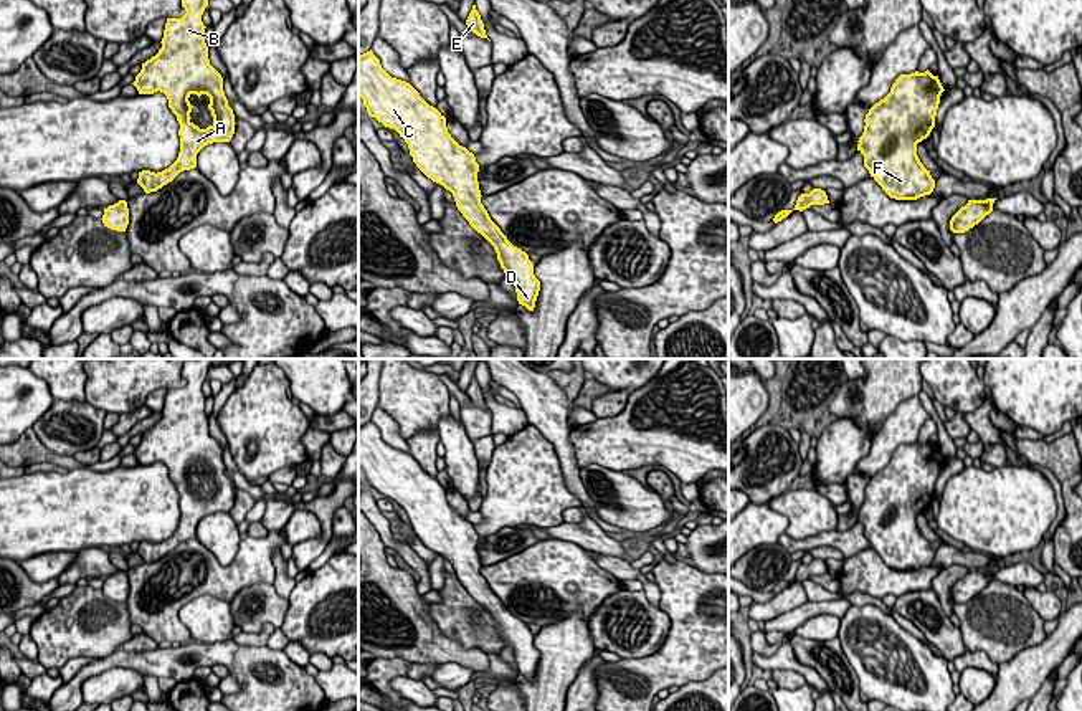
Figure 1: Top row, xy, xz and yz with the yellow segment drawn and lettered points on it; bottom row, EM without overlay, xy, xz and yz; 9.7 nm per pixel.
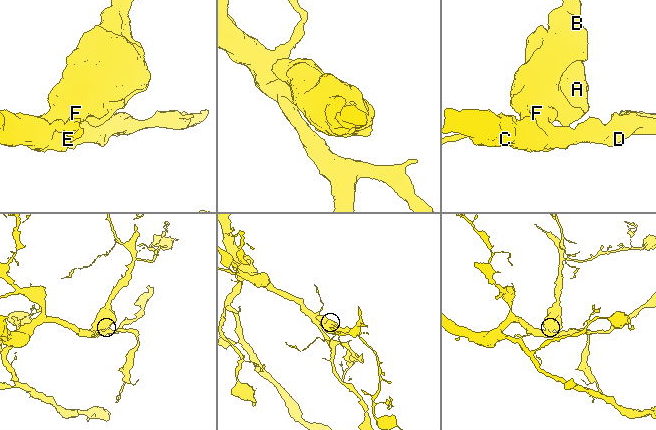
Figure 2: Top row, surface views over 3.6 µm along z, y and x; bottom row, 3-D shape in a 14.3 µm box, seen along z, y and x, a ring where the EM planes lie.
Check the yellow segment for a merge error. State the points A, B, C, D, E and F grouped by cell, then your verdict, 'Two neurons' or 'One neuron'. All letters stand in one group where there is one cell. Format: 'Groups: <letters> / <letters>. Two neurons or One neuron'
Groups: A B C D E F. One neuron

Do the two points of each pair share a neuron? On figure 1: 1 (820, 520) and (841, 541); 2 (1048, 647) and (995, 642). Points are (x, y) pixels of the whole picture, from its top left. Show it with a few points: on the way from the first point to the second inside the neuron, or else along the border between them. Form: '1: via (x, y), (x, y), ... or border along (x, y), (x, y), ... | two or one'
1: border along (835, 529), (793, 539) | two
2: border along (1046, 637), (1001, 663) | two

